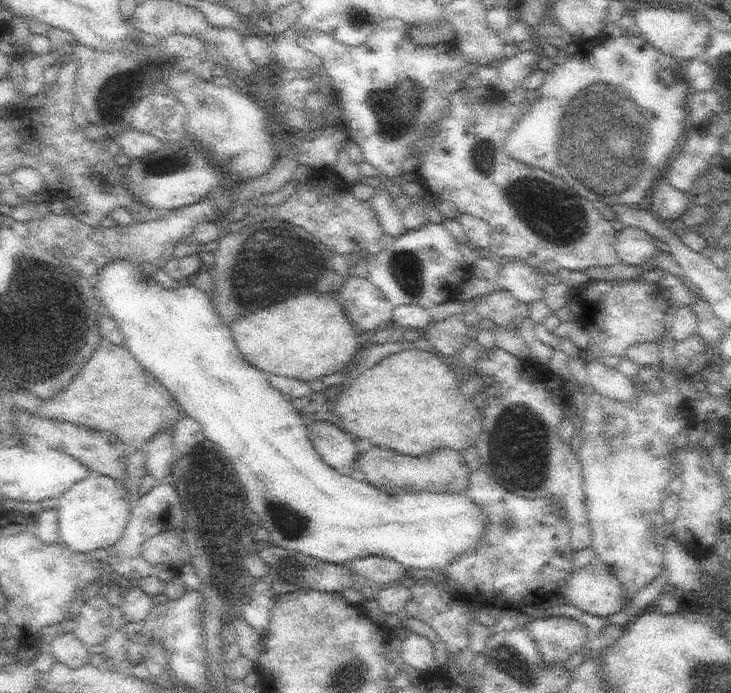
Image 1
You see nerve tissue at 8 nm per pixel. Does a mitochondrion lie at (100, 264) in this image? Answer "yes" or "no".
no

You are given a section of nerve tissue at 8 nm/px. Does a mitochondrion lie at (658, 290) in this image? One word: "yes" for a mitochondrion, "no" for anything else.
no

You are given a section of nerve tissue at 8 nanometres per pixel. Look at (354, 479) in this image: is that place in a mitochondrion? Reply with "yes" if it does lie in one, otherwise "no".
no

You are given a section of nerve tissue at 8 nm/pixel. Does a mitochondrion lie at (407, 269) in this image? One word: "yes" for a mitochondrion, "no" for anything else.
yes

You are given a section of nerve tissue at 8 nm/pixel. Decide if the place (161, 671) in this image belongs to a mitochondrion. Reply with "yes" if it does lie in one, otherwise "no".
no

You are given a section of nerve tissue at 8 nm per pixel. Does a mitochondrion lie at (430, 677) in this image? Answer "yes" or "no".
no

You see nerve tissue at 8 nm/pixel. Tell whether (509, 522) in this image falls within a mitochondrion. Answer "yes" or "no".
yes

